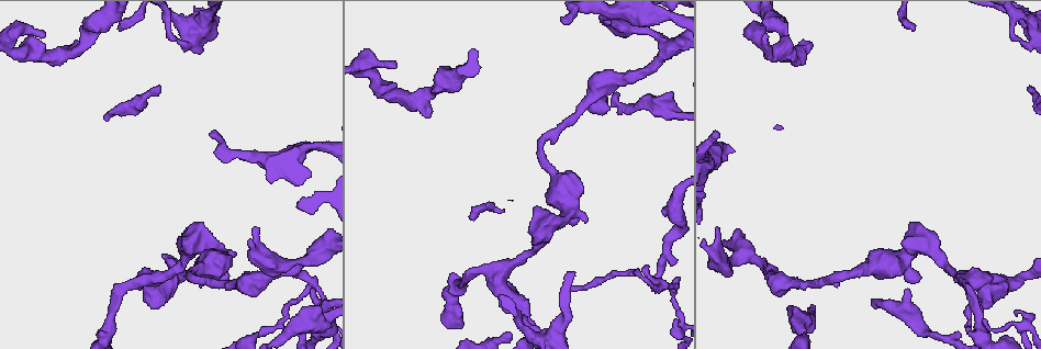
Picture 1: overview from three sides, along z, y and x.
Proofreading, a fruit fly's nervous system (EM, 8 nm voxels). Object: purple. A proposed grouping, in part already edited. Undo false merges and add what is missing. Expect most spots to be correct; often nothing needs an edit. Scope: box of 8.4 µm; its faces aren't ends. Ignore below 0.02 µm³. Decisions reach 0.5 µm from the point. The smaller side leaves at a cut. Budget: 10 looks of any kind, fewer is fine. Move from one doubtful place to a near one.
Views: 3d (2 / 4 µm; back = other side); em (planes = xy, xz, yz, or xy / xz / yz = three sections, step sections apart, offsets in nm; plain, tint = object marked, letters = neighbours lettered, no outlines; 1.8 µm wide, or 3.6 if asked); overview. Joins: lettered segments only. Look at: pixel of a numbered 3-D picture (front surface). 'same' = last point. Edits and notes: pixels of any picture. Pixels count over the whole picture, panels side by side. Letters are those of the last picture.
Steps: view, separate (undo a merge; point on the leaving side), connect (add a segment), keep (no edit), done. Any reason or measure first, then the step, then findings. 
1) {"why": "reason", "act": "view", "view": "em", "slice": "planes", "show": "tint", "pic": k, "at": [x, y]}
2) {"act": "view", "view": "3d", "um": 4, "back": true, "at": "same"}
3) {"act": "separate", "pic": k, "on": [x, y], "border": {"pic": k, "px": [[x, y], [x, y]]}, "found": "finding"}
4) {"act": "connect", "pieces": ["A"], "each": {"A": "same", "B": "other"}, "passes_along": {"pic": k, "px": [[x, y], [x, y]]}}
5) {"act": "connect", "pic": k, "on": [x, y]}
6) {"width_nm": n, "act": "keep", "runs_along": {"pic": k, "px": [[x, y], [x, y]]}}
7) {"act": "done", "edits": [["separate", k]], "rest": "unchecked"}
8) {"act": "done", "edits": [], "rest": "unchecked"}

{"why": "side arm on a straight run", "act": "view", "view": "em", "slice": "xy", "step": 4, "show": "tint", "pic": 1, "at": [967, 279]}

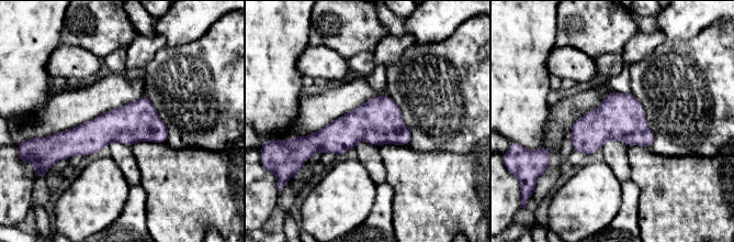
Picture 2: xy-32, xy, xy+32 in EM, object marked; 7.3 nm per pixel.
{"why": "cut it another way", "act": "view", "view": "em", "slice": "planes", "show": "letters", "at": "same"}

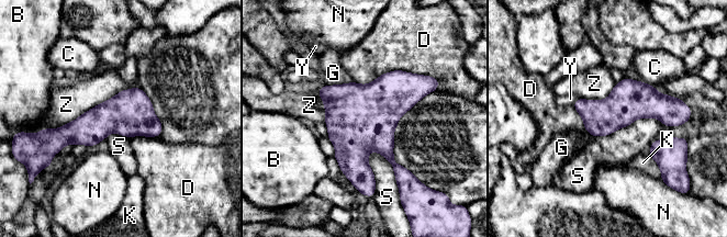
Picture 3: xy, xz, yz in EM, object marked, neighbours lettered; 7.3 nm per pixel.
{"width_nm": 280, "act": "keep", "each": {"B": "other", "C": "other", "D": "other", "G": "other", "K": "other", "N": "other", "S": "other", "Y": "other", "Z": "other"}, "border": {"pic": 3, "px": [[370, 150], [390, 164], [398, 184]]}, "found": "continuous, no second cell"}

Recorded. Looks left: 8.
{"why": "free end", "act": "view", "view": "em", "slice": "planes", "show": "letters", "pic": 1, "at": [673, 325]}

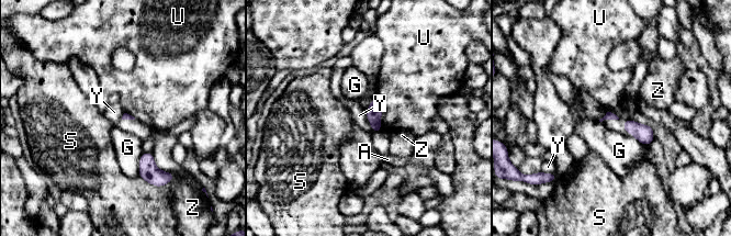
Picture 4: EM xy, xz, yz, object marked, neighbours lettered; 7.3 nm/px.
{"longest_contact_nm": ["Z", 240], "act": "keep", "each": {"A": "other", "G": "other", "S": "other", "U": "other", "Y": "other", "Z": "other"}, "border": {"pic": 4, "px": [[364, 109], [372, 132]]}, "found": "no lettered segment goes on from it"}

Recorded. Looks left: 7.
{"why": "an open end", "act": "view", "view": "3d", "um": 4, "pic": 1, "at": [210, 133]}

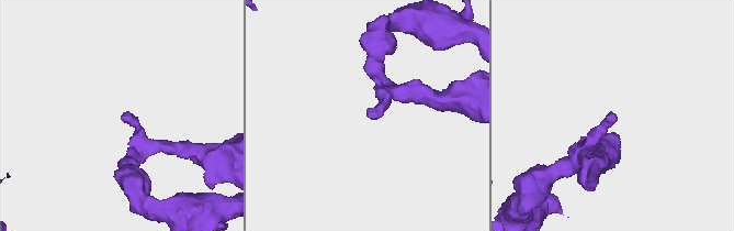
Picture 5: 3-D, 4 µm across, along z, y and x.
{"act": "view", "view": "em", "um": 3.6, "slice": "planes", "show": "letters", "pic": 5, "at": [366, 116]}

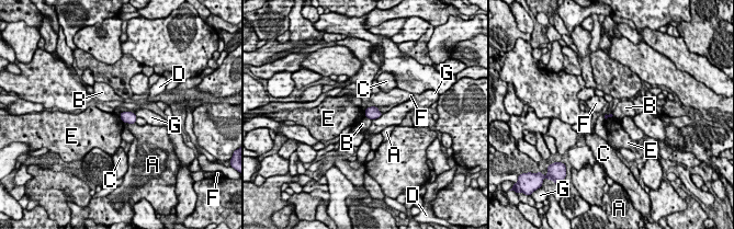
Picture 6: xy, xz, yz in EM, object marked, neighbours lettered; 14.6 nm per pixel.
{"act": "keep", "each": {"A": "other", "B": "other", "C": "other", "D": "other", "E": "other", "F": "other", "G": "other"}, "found": "no lettered segment goes on from it"}

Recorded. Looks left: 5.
{"why": "thick end", "act": "view", "view": "em", "slice": "xz", "step": 4, "show": "letters", "pic": 1, "at": [1017, 39]}

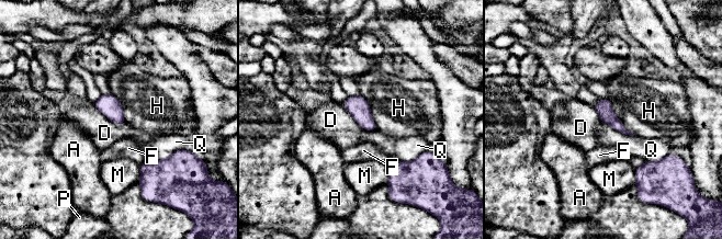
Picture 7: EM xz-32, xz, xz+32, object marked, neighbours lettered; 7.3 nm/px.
{"act": "view", "view": "em", "slice": "planes", "show": "letters", "at": "same"}

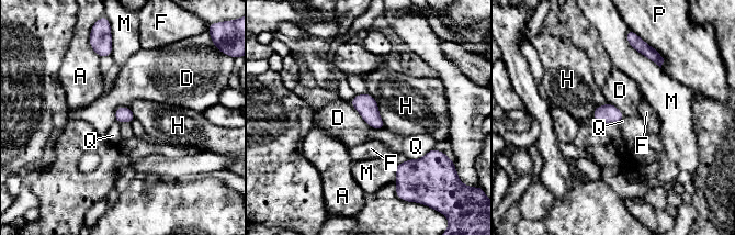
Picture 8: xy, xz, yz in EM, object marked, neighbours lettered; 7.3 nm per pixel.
{"act": "keep", "each": {"A": "other", "D": "other", "F": "other", "H": "other", "M": "other", "P": "other", "Q": "other"}, "found": "none of them fits"}

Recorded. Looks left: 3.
{"act": "done", "edits": [], "rest": "unchecked"}

